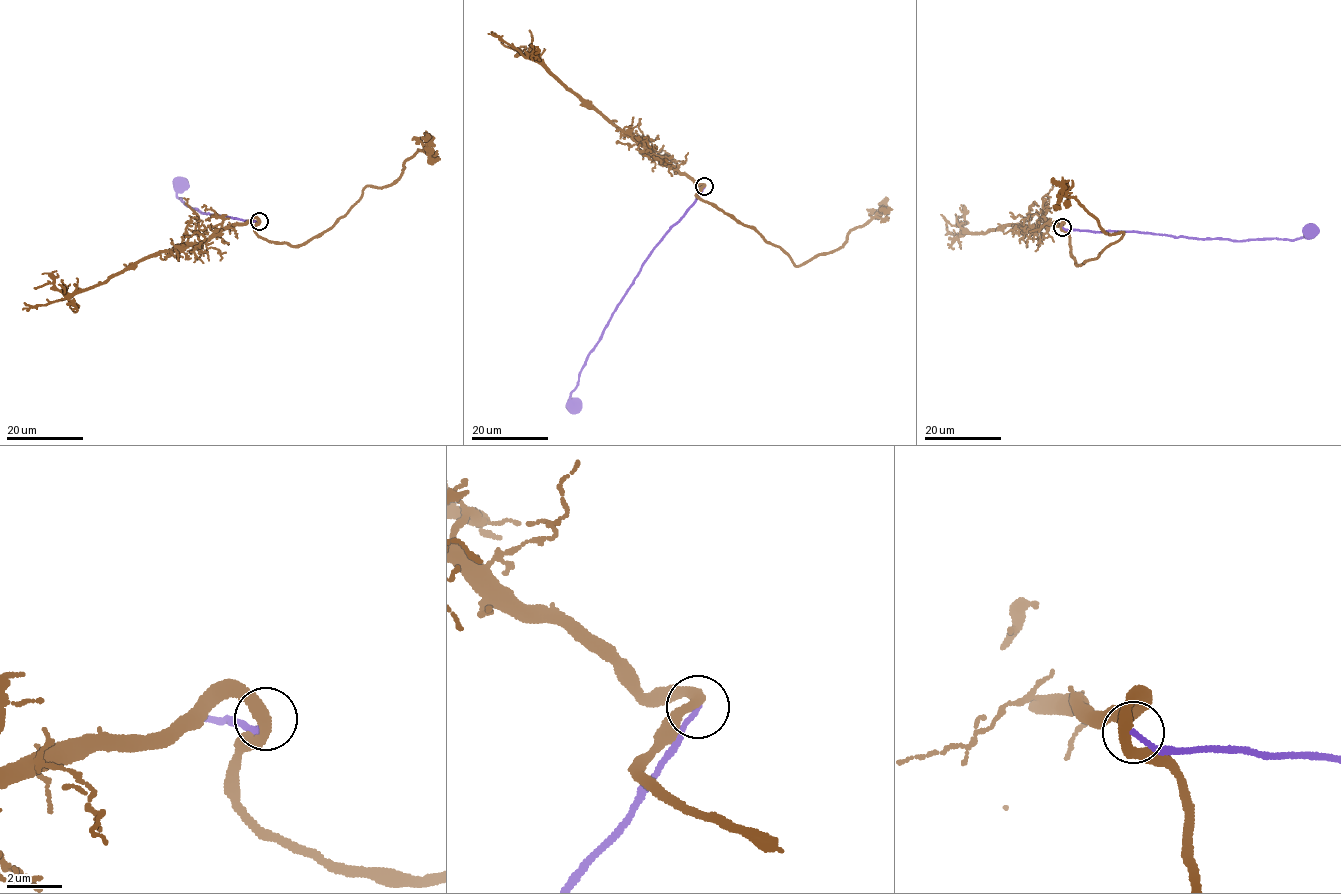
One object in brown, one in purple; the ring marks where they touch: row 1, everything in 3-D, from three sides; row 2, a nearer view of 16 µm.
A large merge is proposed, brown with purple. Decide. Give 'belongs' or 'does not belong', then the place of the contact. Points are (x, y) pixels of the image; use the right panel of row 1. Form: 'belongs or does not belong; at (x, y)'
belongs; at (1062, 227)

